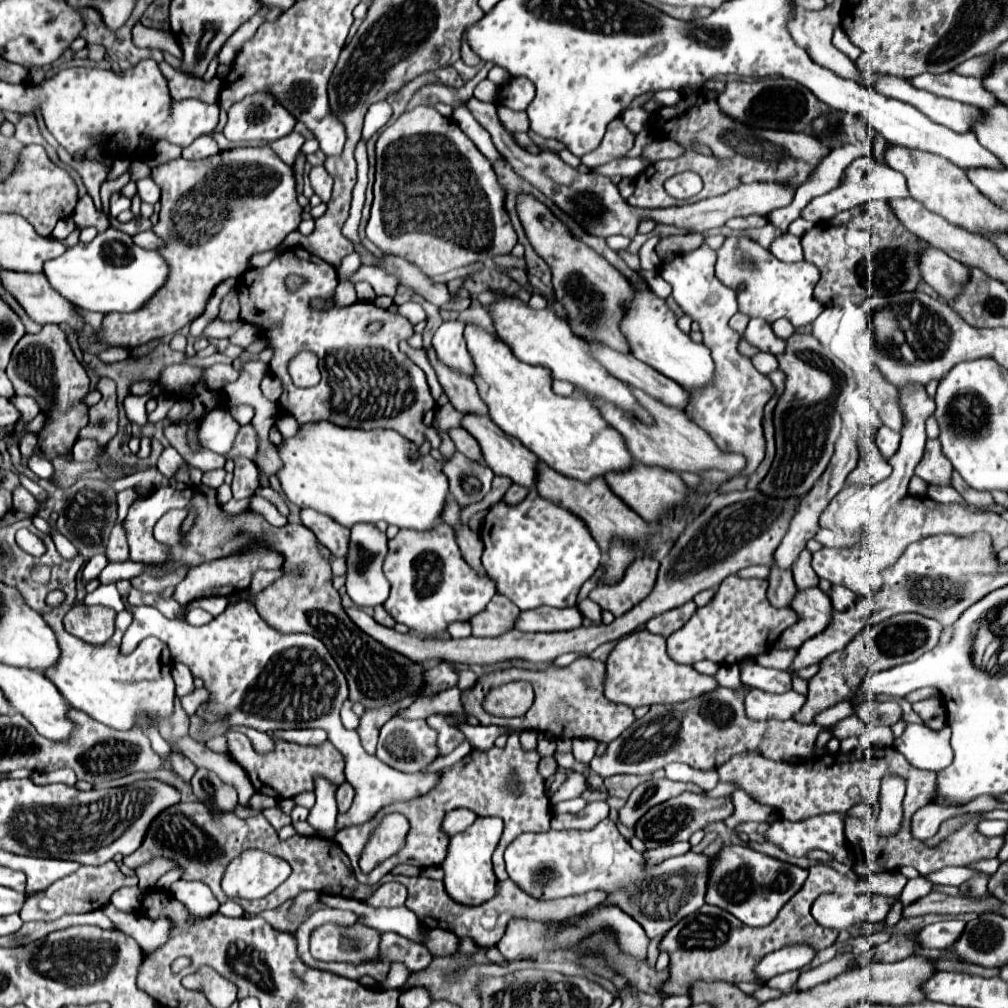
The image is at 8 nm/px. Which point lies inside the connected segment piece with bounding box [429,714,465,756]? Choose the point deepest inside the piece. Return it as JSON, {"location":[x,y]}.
{"location":[448,737]}

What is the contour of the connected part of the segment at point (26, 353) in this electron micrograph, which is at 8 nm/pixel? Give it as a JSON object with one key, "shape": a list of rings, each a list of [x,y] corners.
{"shape":[[[45,324],[39,334],[25,334],[13,350],[7,376],[15,388],[15,394],[35,398],[41,412],[47,416],[45,426],[39,432],[35,454],[47,460],[57,456],[71,458],[71,448],[79,436],[79,430],[89,422],[89,406],[85,404],[85,396],[89,394],[91,380],[67,344],[65,332],[57,324]]]}

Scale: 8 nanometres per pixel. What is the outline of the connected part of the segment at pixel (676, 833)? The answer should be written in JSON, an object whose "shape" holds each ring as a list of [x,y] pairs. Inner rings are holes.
{"shape":[[[683,792],[659,806],[653,806],[637,824],[635,824],[635,836],[639,836],[645,842],[647,850],[659,848],[661,844],[669,842],[679,842],[679,840],[689,840],[691,834],[699,828],[705,828],[709,822],[715,820],[725,820],[731,816],[733,804],[731,798],[707,798],[705,794],[693,794],[693,792]]]}

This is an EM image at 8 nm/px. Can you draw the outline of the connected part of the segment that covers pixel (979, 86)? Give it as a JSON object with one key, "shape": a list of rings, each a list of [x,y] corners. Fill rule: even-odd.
{"shape":[[[953,72],[921,74],[921,76],[911,78],[911,84],[915,88],[927,90],[931,94],[959,100],[959,102],[967,102],[967,104],[975,104],[979,108],[991,108],[991,106],[1001,104],[983,86],[981,78],[975,78],[975,76],[961,76],[961,74],[953,74]]]}

